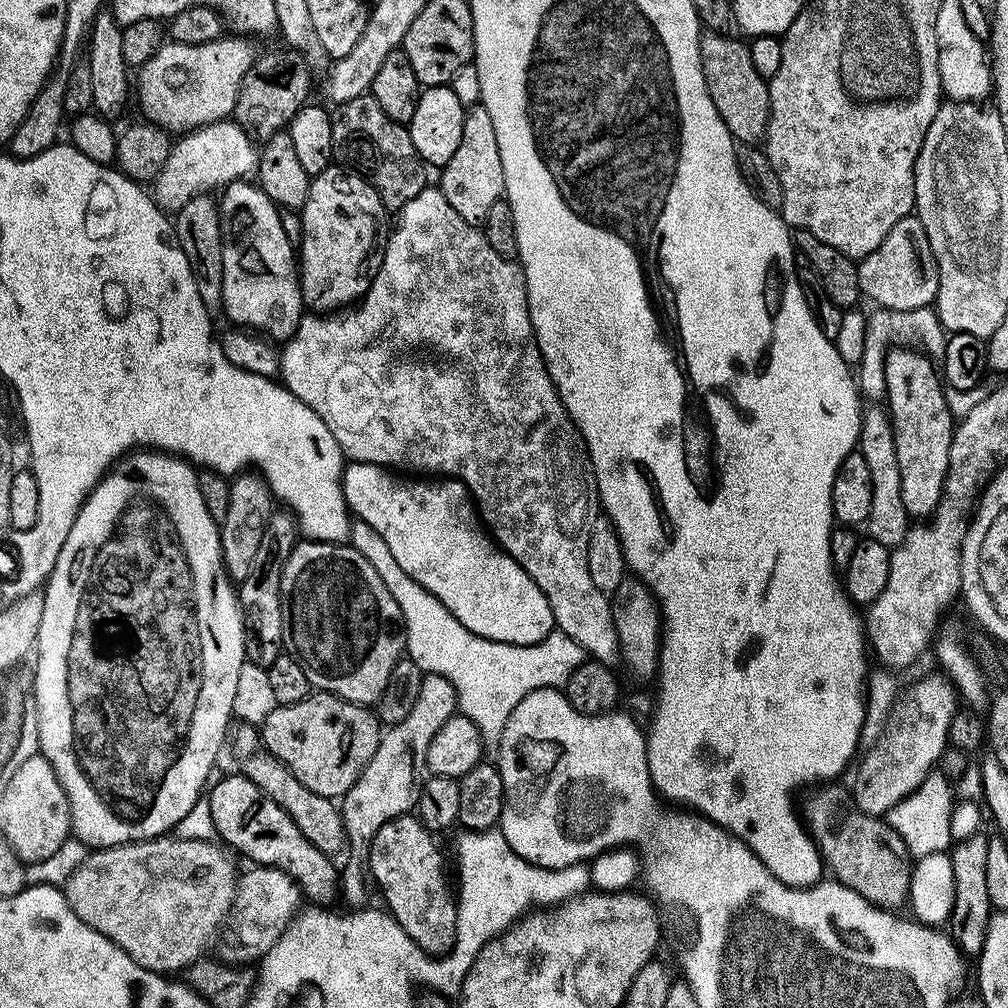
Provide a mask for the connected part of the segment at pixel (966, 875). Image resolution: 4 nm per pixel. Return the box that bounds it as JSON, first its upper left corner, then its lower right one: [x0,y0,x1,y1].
[950,834,994,958]

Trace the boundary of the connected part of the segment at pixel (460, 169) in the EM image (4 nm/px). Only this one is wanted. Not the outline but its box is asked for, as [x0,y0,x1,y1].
[438,102,504,229]

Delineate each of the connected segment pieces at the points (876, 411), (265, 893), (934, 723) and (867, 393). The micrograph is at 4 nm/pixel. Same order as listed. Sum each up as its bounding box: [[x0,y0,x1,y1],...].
[[858,407,910,550],[218,866,302,966],[850,675,958,817],[856,307,948,402]]

